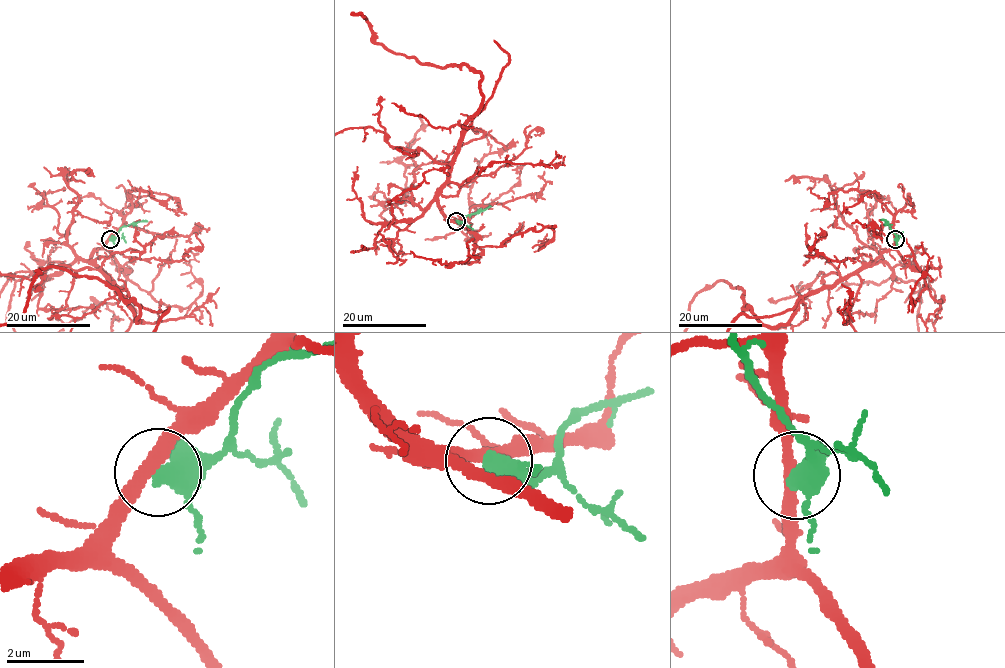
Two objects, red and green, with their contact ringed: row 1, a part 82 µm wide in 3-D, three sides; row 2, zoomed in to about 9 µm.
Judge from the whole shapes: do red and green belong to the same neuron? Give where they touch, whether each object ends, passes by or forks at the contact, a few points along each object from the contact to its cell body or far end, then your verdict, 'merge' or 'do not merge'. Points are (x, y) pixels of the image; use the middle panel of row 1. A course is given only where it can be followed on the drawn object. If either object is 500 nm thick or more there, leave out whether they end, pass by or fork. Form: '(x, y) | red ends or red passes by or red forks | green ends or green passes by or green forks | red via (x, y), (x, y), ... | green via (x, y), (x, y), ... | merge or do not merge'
(456, 221) | red passes by | green passes by | green via (456, 221), (463, 222), (467, 215), (491, 206) | do not merge

